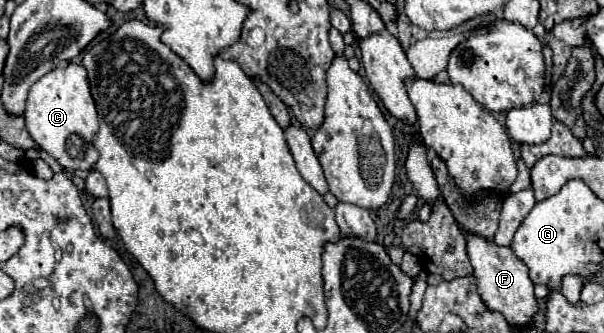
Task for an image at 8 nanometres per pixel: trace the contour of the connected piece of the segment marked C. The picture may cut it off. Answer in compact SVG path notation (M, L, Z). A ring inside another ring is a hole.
M70 62L66 68L54 68L52 72L44 74L30 88L24 120L32 140L52 158L56 158L68 172L90 170L98 160L98 150L92 144L92 138L98 132L98 114L88 88L84 66ZM68 140L70 140L70 154L68 154Z

